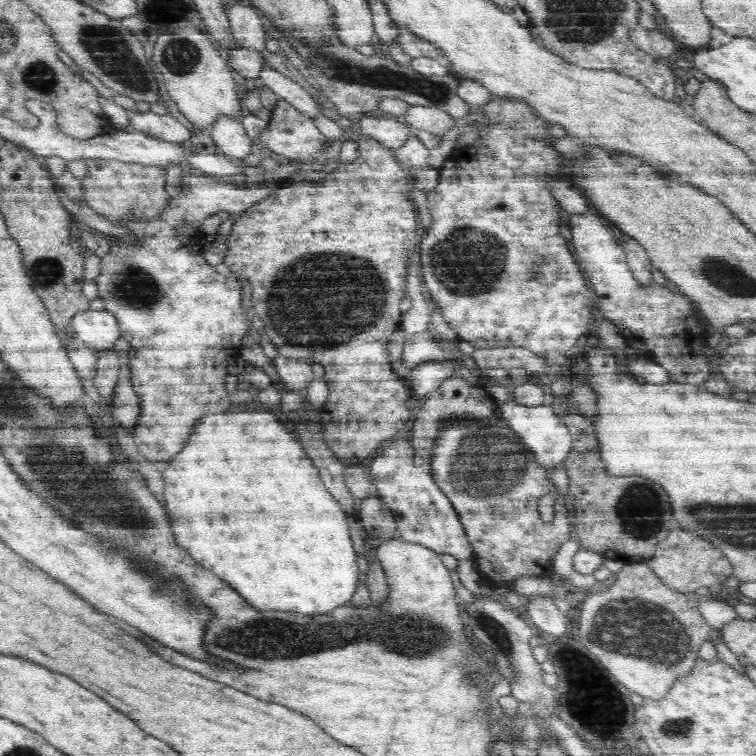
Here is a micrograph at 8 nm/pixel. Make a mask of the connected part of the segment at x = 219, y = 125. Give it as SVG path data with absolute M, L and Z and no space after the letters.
M220 114L210 126L210 134L222 154L247 161L252 154L253 141L246 133L240 119Z

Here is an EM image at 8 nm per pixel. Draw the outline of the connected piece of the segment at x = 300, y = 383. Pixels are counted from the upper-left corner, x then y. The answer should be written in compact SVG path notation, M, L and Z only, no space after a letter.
M278 355L274 365L284 386L293 391L304 393L314 378L310 361L304 358L290 359Z

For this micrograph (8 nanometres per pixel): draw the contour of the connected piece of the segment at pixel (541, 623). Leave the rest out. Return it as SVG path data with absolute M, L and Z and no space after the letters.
M534 595L528 598L528 605L524 608L526 617L547 636L560 637L568 635L568 623L570 619L556 607L549 596Z

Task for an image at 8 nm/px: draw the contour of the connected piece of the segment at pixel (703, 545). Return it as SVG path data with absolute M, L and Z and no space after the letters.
M672 528L670 534L656 545L654 554L646 560L652 572L669 587L686 594L695 595L698 588L722 584L733 575L732 563L720 549L706 542L696 533L682 528Z

